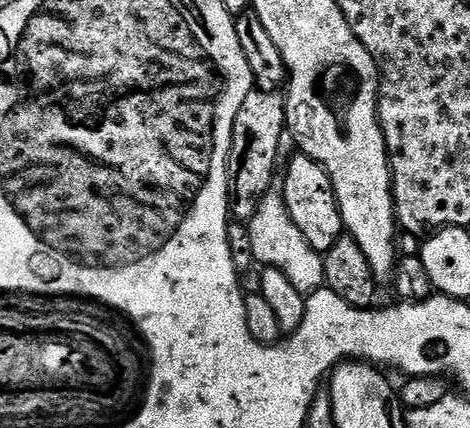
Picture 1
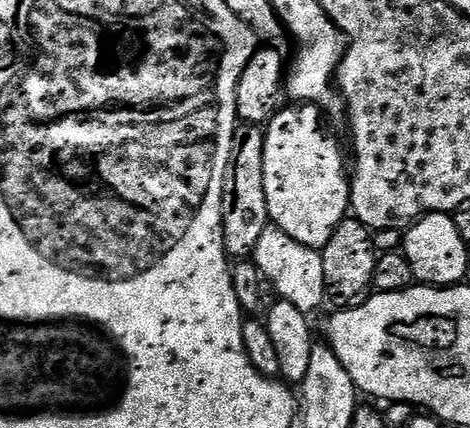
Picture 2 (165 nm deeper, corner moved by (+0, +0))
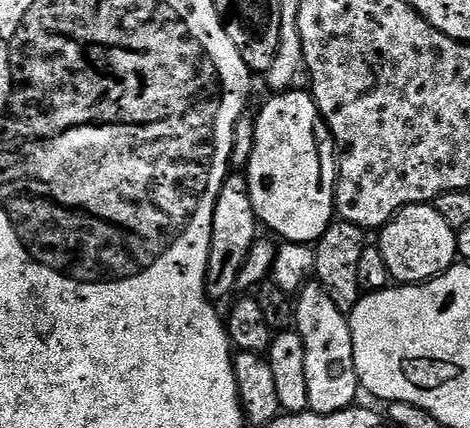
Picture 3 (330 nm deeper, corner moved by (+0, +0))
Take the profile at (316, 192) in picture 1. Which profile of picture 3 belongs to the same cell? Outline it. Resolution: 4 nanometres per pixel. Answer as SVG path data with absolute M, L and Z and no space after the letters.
M289 90L273 95L273 100L268 101L261 110L260 117L255 117L256 141L246 169L246 179L257 221L263 227L265 224L273 232L273 237L281 236L281 241L312 246L322 238L322 234L326 234L336 216L338 149L311 91L296 91Z

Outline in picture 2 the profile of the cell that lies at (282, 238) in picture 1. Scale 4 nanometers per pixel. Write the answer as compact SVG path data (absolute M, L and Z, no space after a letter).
M269 226L262 230L262 238L258 238L254 253L254 263L260 269L261 277L270 285L271 291L273 288L279 299L298 306L298 310L315 314L326 304L326 273L322 270L320 252L302 246L302 242L294 242L294 238L290 238L290 234L282 229Z

